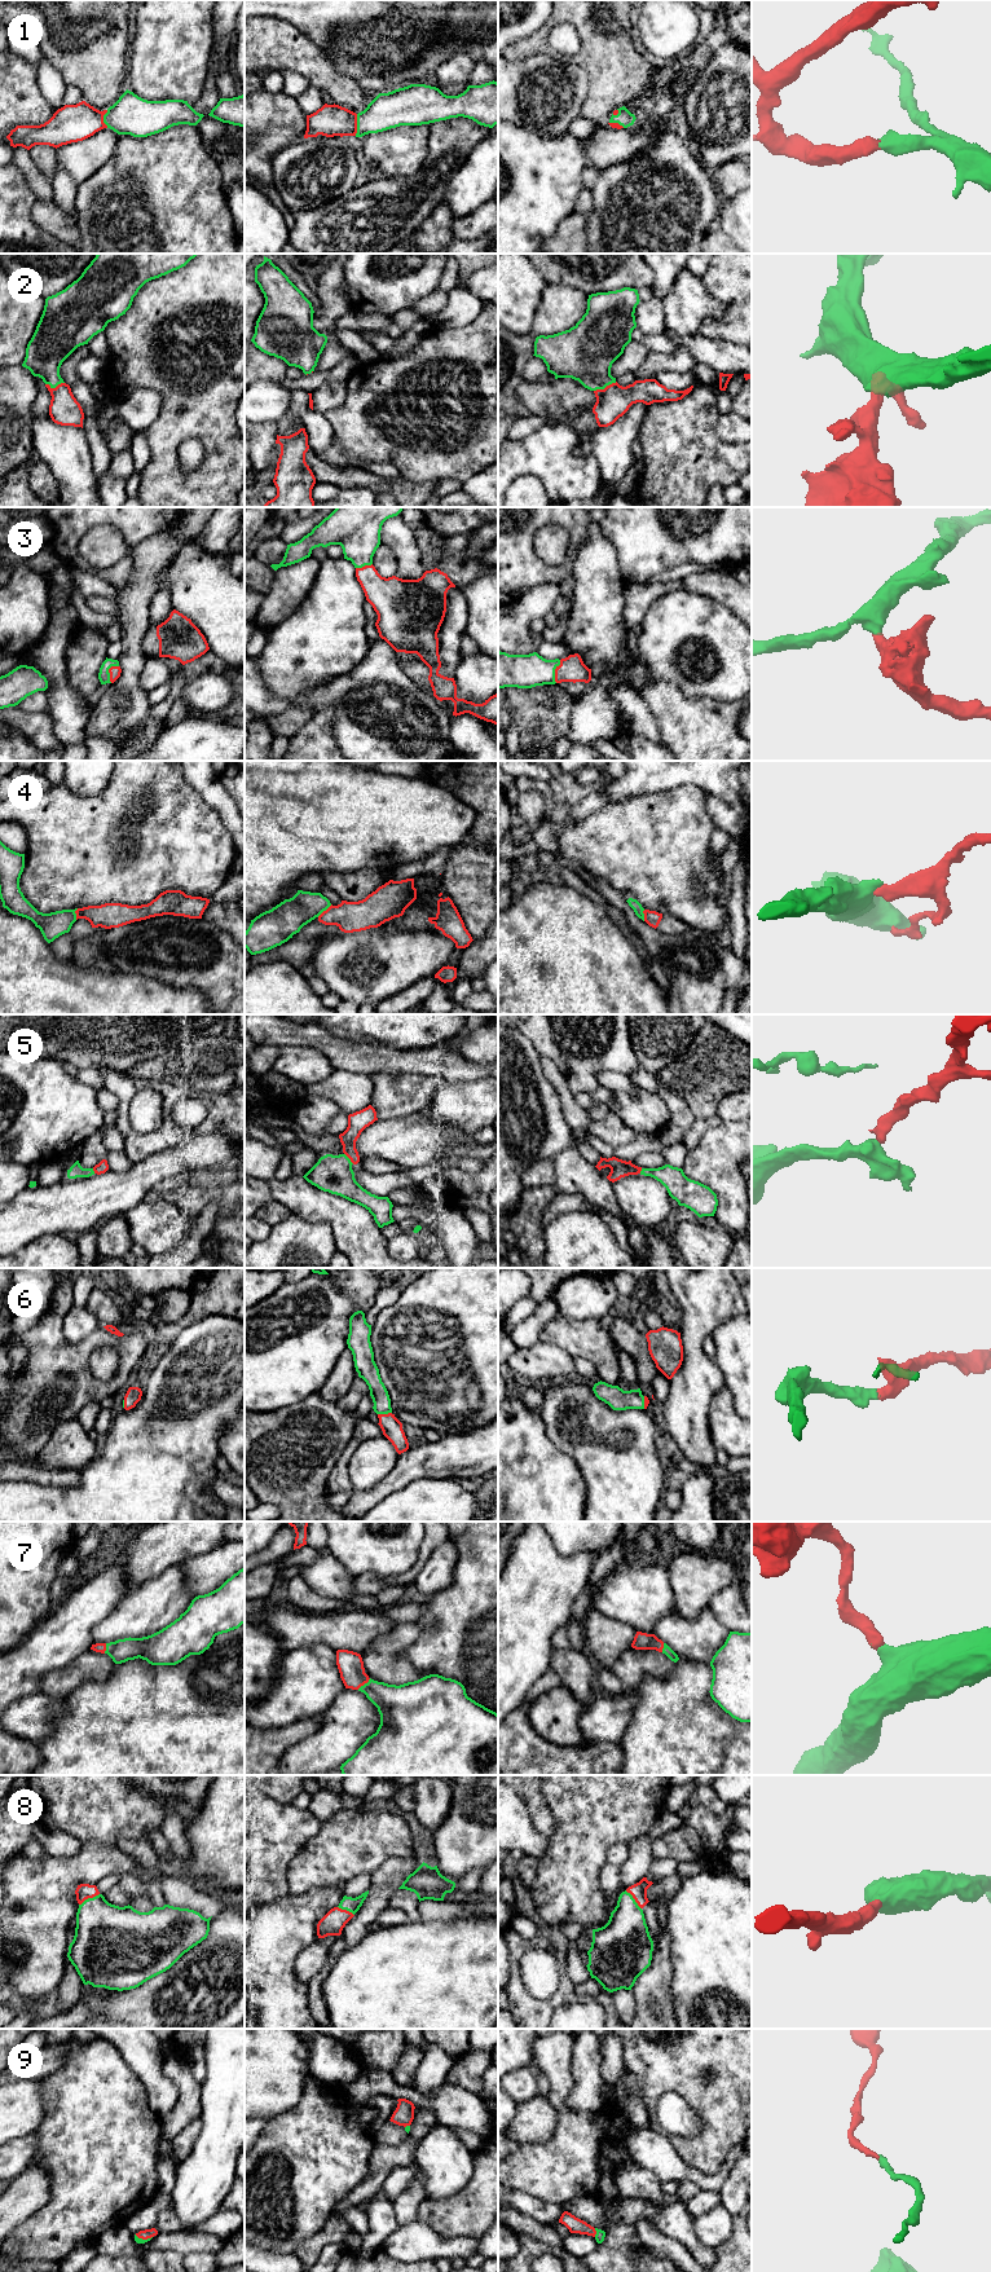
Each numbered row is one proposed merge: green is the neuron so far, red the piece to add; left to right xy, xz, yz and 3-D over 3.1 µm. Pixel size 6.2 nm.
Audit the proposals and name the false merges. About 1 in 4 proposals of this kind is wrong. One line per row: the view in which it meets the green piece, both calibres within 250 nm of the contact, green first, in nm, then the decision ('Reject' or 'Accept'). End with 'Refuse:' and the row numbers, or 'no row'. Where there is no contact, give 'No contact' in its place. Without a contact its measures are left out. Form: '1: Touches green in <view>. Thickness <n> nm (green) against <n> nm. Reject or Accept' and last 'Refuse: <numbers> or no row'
1: Touches green in xz. Thickness 220 nm (green) against 200 nm. Accept
2: Touches green in yz. Thickness 360 nm (green) against 200 nm. Accept
3: Touches green in yz. Thickness 200 nm (green) against 160 nm. Accept
4: Touches green in xz. Thickness 220 nm (green) against 190 nm. Reject
5: Touches green in xz. Thickness 240 nm (green) against 120 nm. Accept
6: Touches green in xz. Thickness 110 nm (green) against 130 nm. Accept
7: Touches green in xz. Thickness 260 nm (green) against 160 nm. Accept
8: Touches green in xy. Thickness 380 nm (green) against 100 nm. Accept
9: Touches green in yz. Thickness 60 nm (green) against 100 nm. Accept
Refuse: 4

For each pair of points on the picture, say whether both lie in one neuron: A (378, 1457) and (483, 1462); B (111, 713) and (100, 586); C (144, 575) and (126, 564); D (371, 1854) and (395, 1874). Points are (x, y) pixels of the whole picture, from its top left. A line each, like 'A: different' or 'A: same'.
A: different
B: different
C: different
D: different

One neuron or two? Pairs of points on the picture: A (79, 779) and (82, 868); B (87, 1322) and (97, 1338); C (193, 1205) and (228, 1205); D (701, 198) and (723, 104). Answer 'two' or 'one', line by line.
A: two
B: two
C: one
D: two

